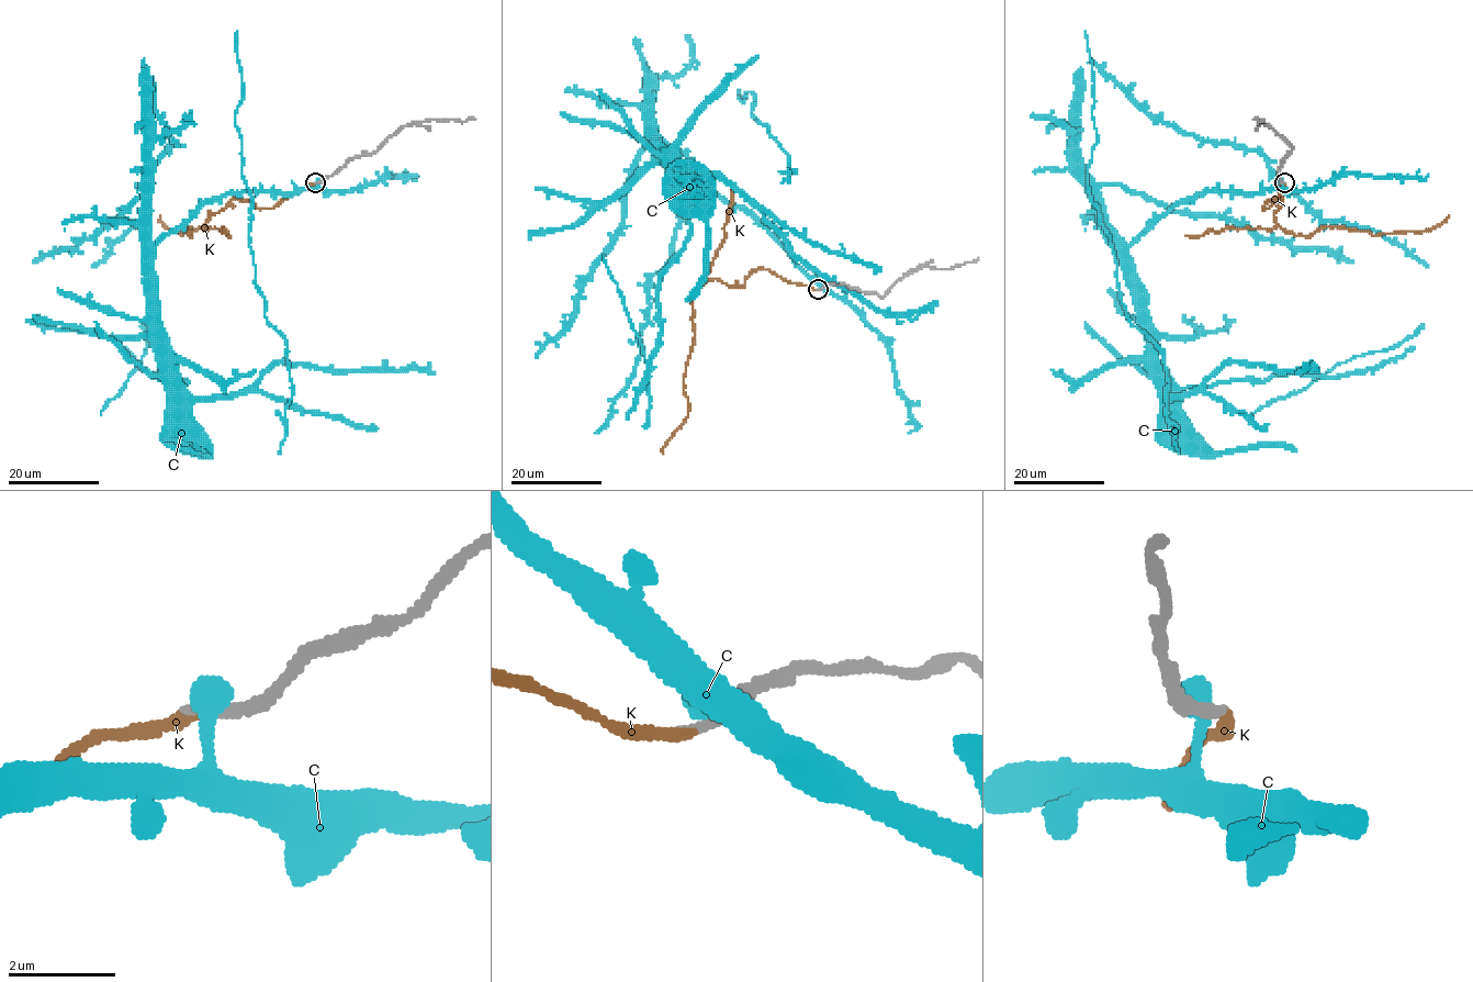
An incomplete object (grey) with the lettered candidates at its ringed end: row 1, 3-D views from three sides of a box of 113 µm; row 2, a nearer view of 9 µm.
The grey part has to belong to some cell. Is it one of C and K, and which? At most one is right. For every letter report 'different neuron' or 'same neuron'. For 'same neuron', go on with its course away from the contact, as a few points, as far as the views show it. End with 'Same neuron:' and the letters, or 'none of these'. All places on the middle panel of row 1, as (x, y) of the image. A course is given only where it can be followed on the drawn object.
C: different neuron
K: same neuron
Same neuron: K

